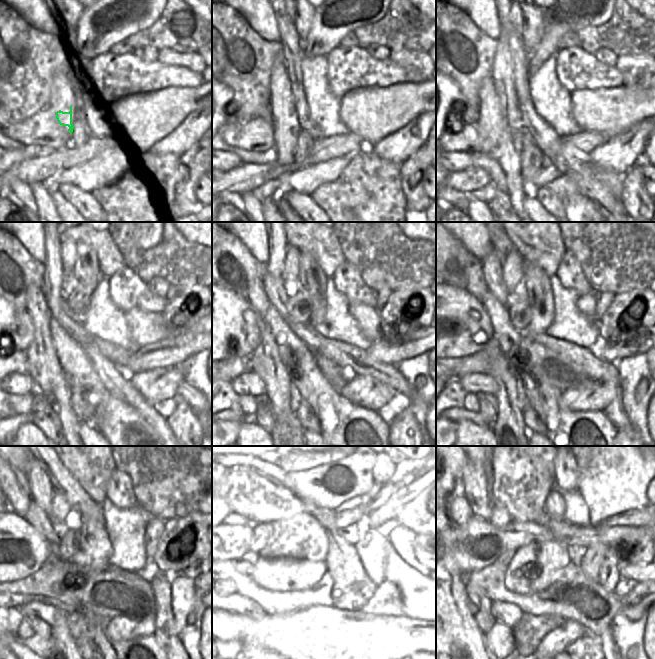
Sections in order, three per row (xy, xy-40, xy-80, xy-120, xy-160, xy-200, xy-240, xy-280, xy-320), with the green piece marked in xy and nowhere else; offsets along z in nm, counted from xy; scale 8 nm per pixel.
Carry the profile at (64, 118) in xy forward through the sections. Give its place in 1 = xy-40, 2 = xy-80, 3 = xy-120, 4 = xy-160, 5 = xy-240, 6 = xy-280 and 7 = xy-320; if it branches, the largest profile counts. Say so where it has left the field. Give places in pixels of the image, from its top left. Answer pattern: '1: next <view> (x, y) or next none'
1: next xy-40 (285, 118)
2: next xy-80 (533, 160)
3: next xy-120 (121, 425)
4: next xy-160 (344, 425)
5: next xy-240 (144, 649)
6: next xy-280 (368, 649)
7: next xy-320 (483, 507)

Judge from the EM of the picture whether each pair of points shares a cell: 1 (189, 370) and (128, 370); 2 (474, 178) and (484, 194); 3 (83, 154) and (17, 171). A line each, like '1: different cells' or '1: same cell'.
1: different cells
2: different cells
3: same cell

